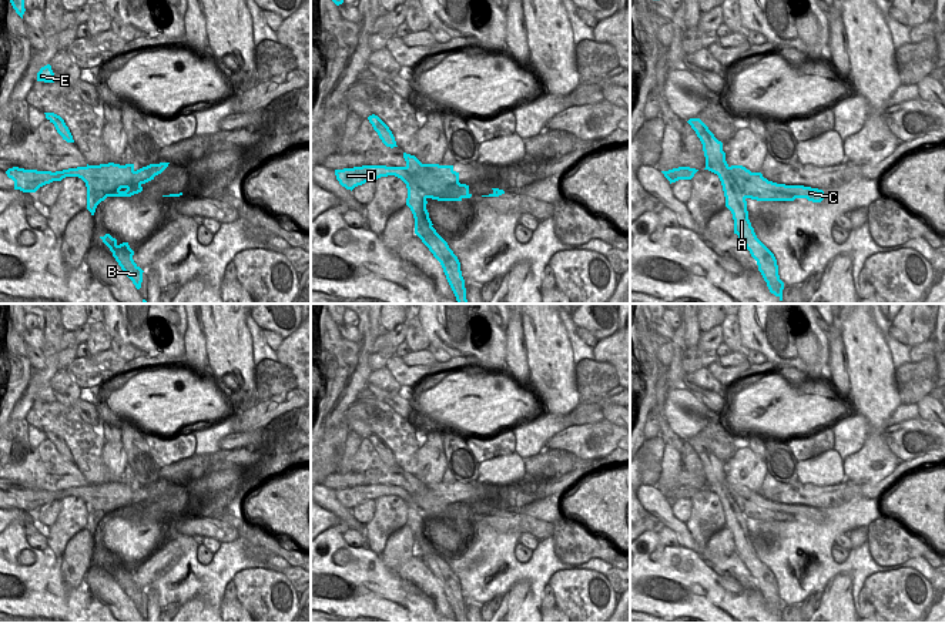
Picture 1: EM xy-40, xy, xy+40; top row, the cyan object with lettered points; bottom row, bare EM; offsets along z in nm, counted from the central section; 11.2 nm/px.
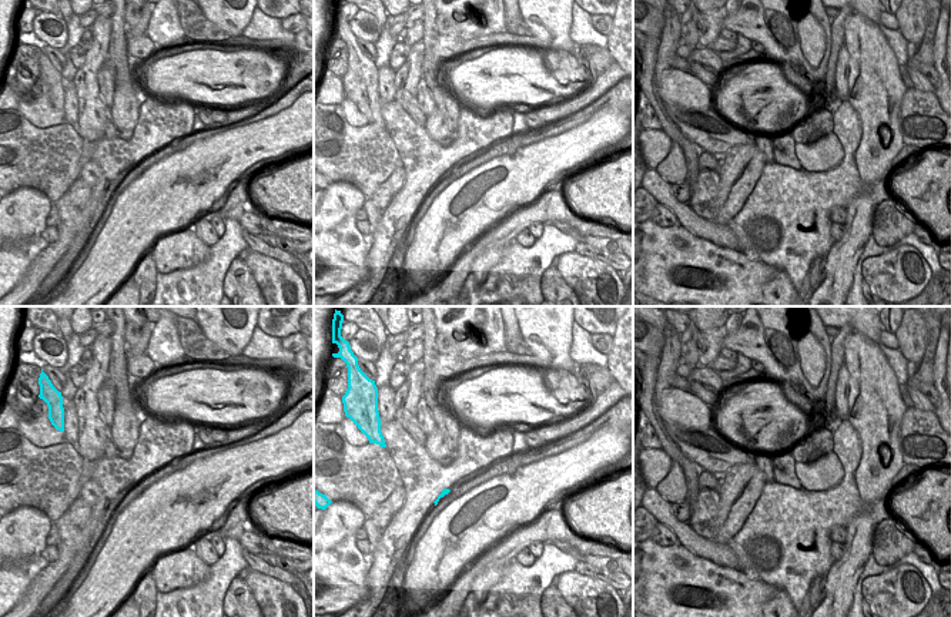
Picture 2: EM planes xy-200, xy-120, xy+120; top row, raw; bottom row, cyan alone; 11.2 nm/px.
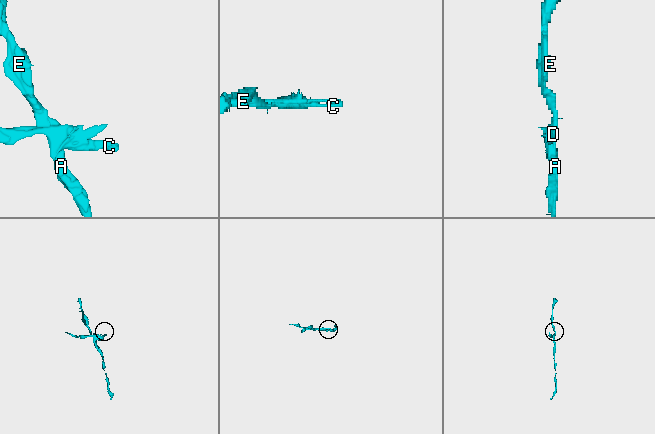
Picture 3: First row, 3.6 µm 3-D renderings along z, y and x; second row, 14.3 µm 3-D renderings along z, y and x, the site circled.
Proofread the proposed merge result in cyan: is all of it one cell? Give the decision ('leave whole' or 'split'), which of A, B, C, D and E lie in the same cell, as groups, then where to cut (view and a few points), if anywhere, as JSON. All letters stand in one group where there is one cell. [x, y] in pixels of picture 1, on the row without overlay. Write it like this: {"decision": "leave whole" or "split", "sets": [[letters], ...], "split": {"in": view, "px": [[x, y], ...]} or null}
{"decision": "split", "sets": [["A", "B", "E"], ["C", "D"]], "split": {"in": "xy+40", "px": [[761, 495], [733, 493], [720, 498]]}}

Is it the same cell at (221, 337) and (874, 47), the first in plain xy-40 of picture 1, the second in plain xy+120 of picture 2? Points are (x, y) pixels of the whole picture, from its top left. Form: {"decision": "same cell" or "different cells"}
{"decision": "same cell"}

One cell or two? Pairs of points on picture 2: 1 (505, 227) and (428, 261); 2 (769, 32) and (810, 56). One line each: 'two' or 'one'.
1: two
2: one

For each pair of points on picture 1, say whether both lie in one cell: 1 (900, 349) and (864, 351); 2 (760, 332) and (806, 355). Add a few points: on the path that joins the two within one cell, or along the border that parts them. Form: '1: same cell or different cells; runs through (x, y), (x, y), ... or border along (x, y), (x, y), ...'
1: different cells; border along (882, 335), (895, 368)
2: same cell; runs through (771, 337), (786, 337), (794, 344)

